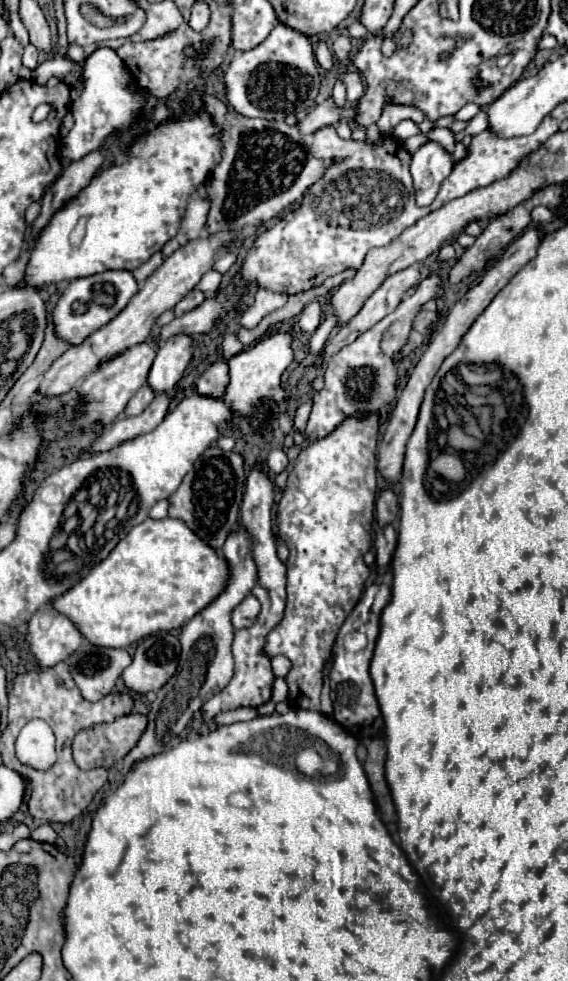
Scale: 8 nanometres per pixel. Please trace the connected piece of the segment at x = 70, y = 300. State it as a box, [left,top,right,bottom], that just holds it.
[50,270,138,346]

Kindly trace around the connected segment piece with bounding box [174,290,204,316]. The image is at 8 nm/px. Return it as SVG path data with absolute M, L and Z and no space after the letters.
M192 290L192 292L188 292L188 294L186 294L178 304L176 304L174 312L176 312L176 316L182 316L182 314L194 310L196 306L200 306L202 302L204 302L204 294L198 292L198 290Z

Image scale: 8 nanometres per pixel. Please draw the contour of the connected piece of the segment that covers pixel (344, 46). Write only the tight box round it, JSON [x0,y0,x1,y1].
[334,36,352,62]

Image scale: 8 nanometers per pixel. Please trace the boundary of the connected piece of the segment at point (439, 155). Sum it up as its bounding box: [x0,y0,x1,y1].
[410,142,452,206]

